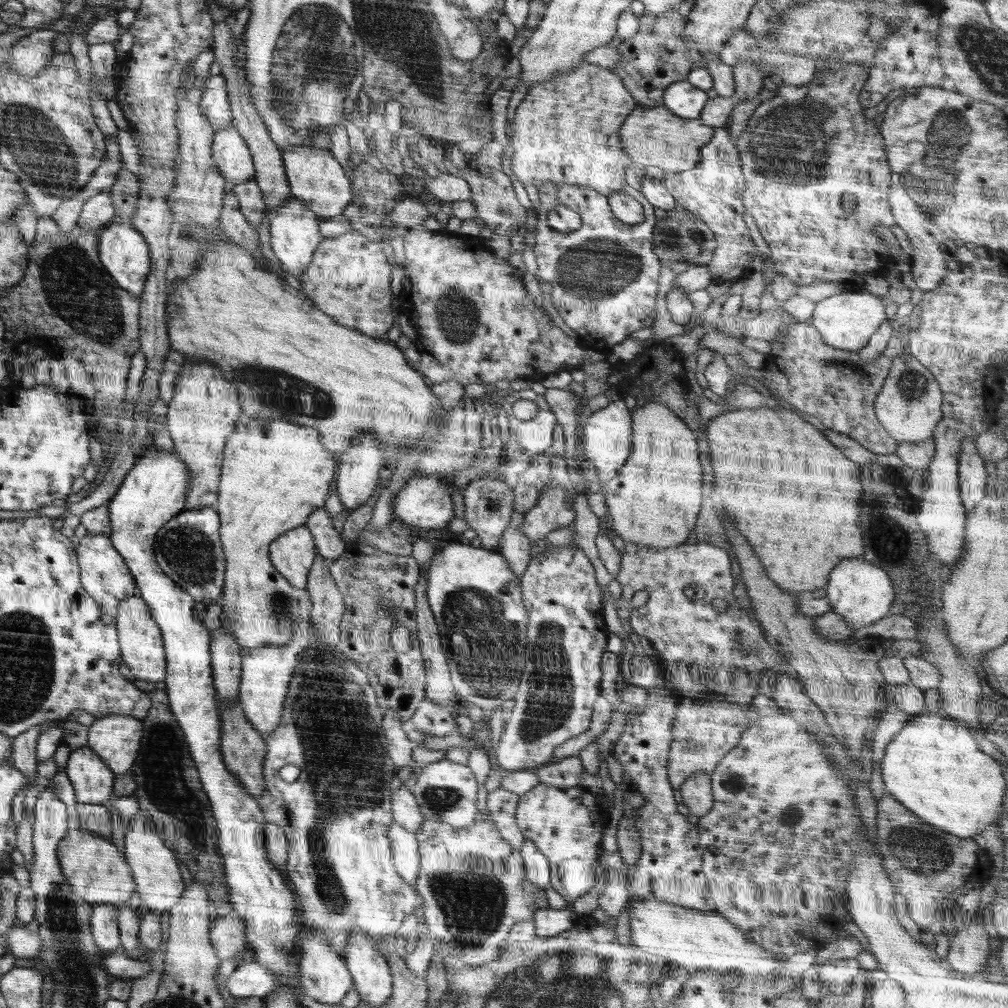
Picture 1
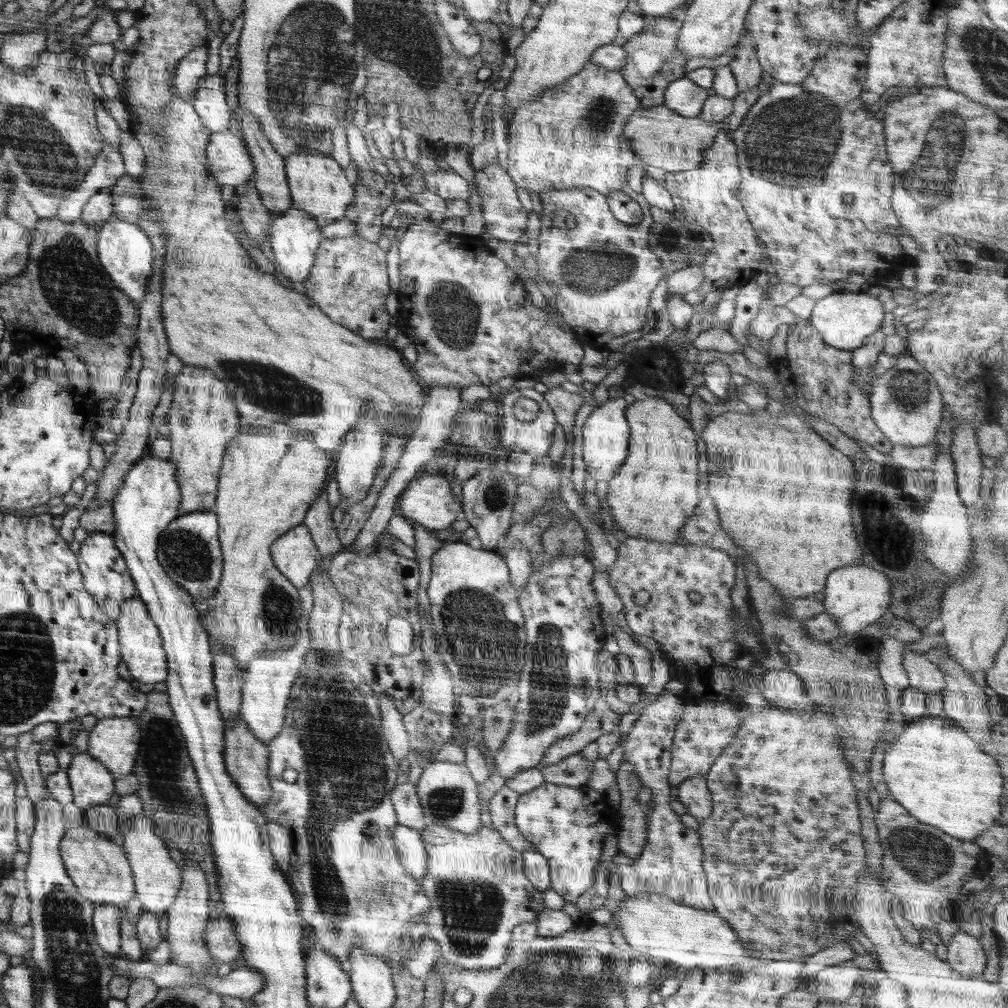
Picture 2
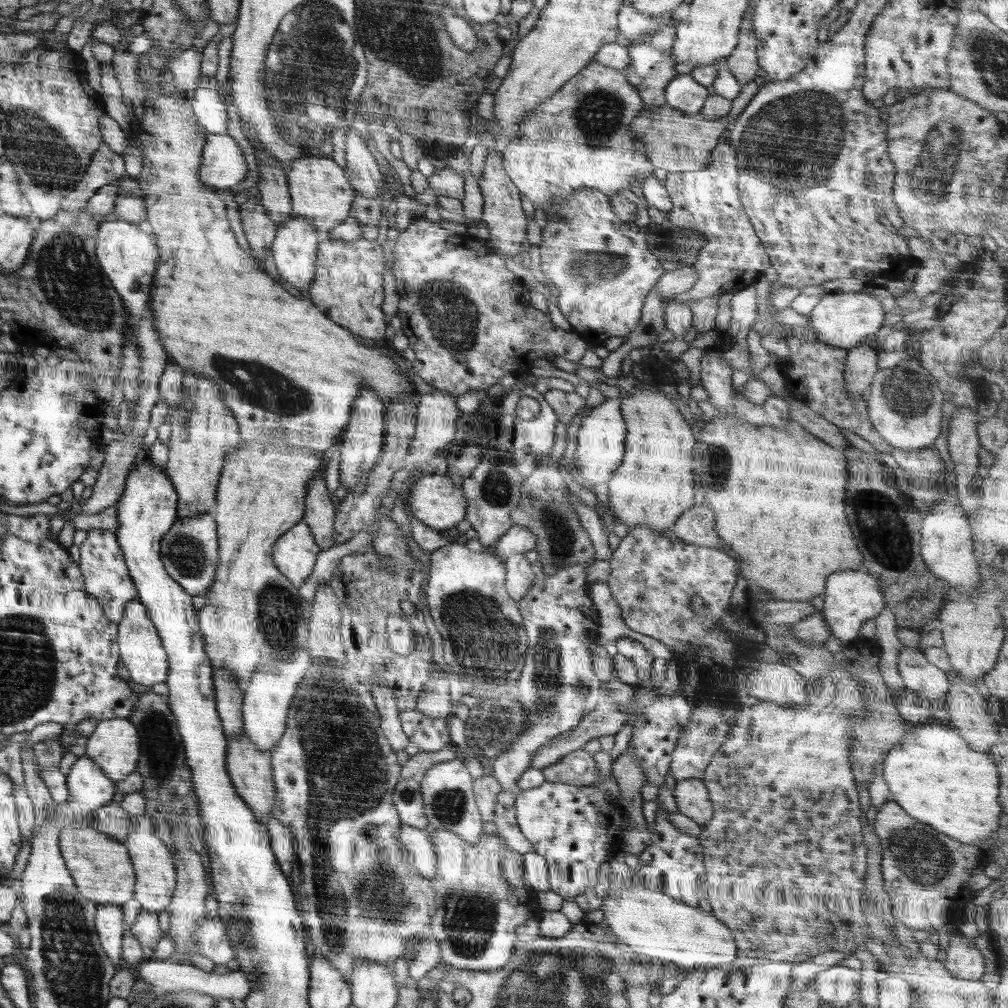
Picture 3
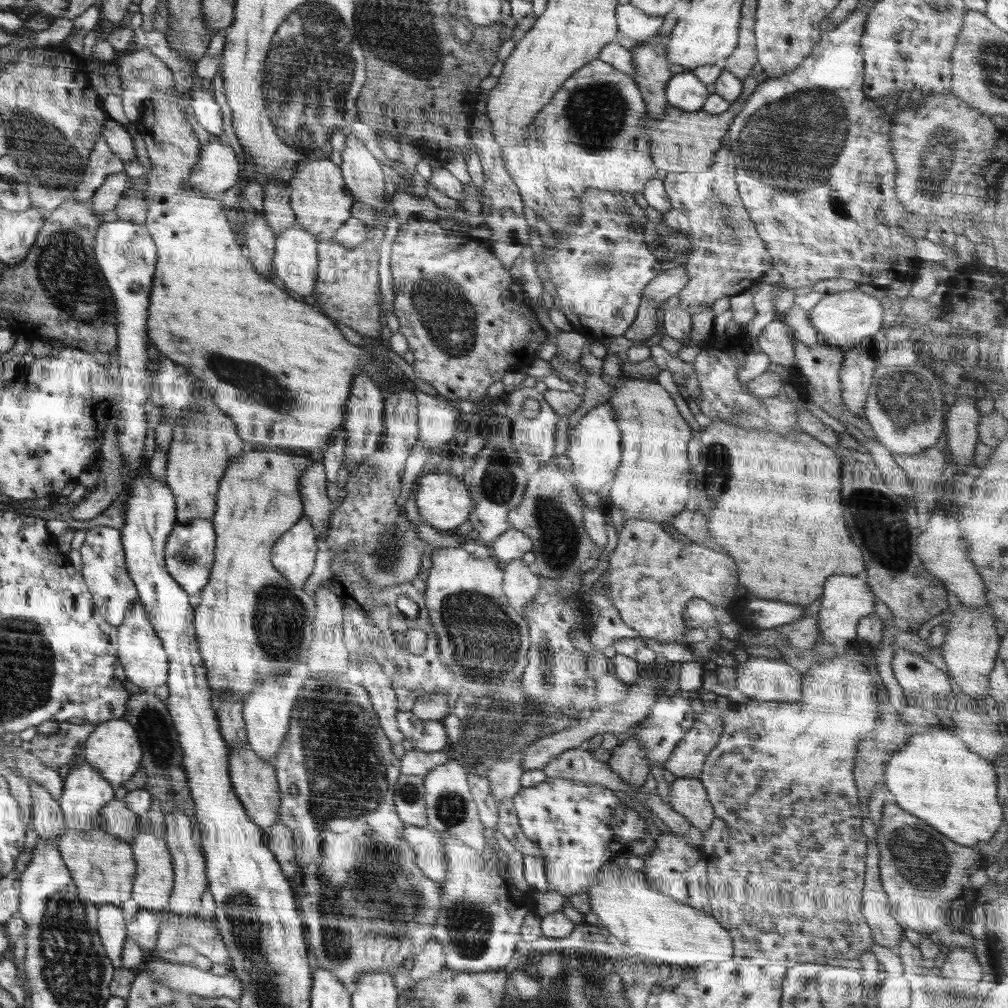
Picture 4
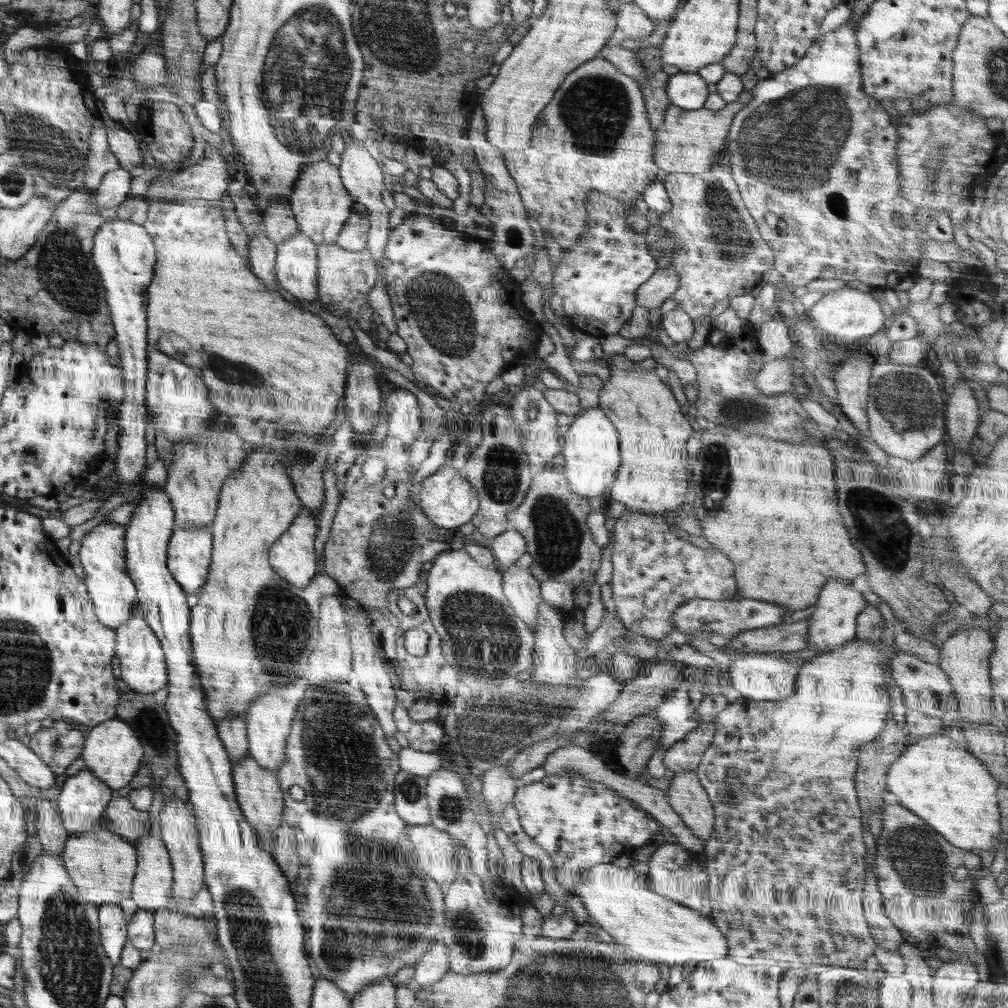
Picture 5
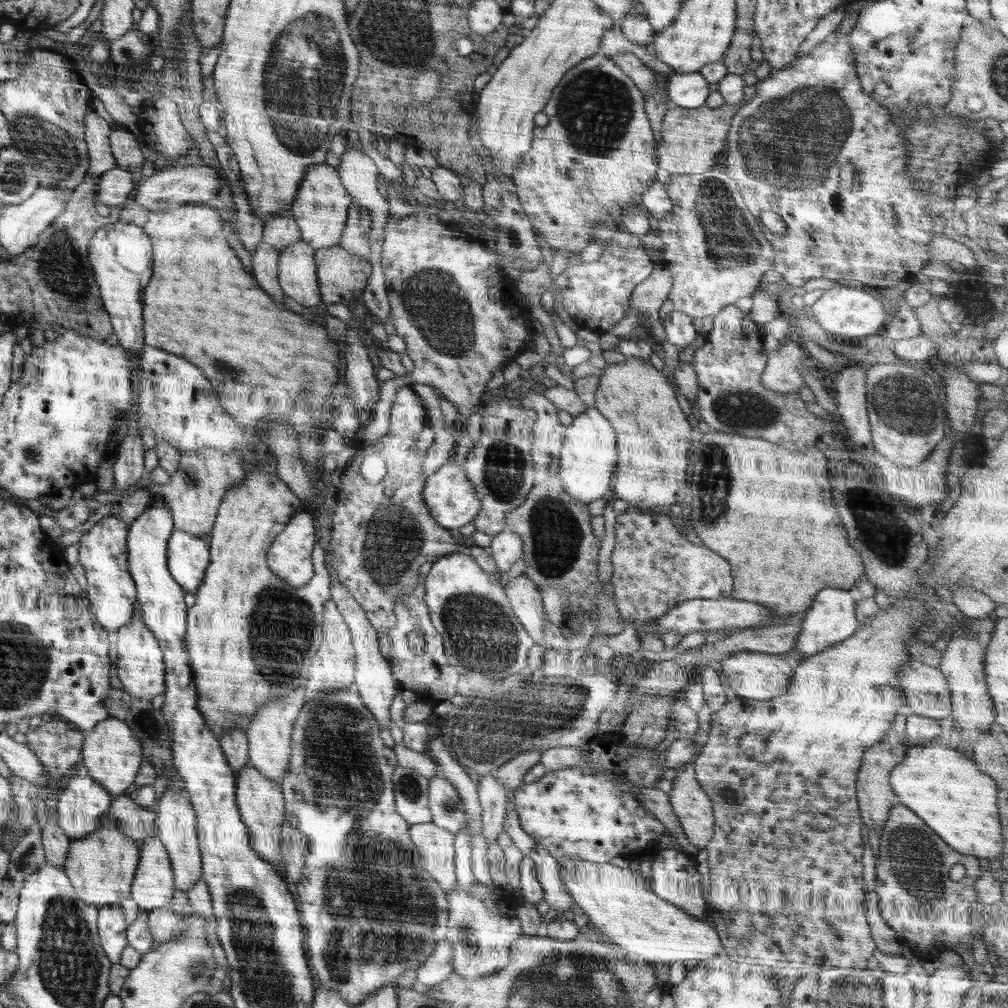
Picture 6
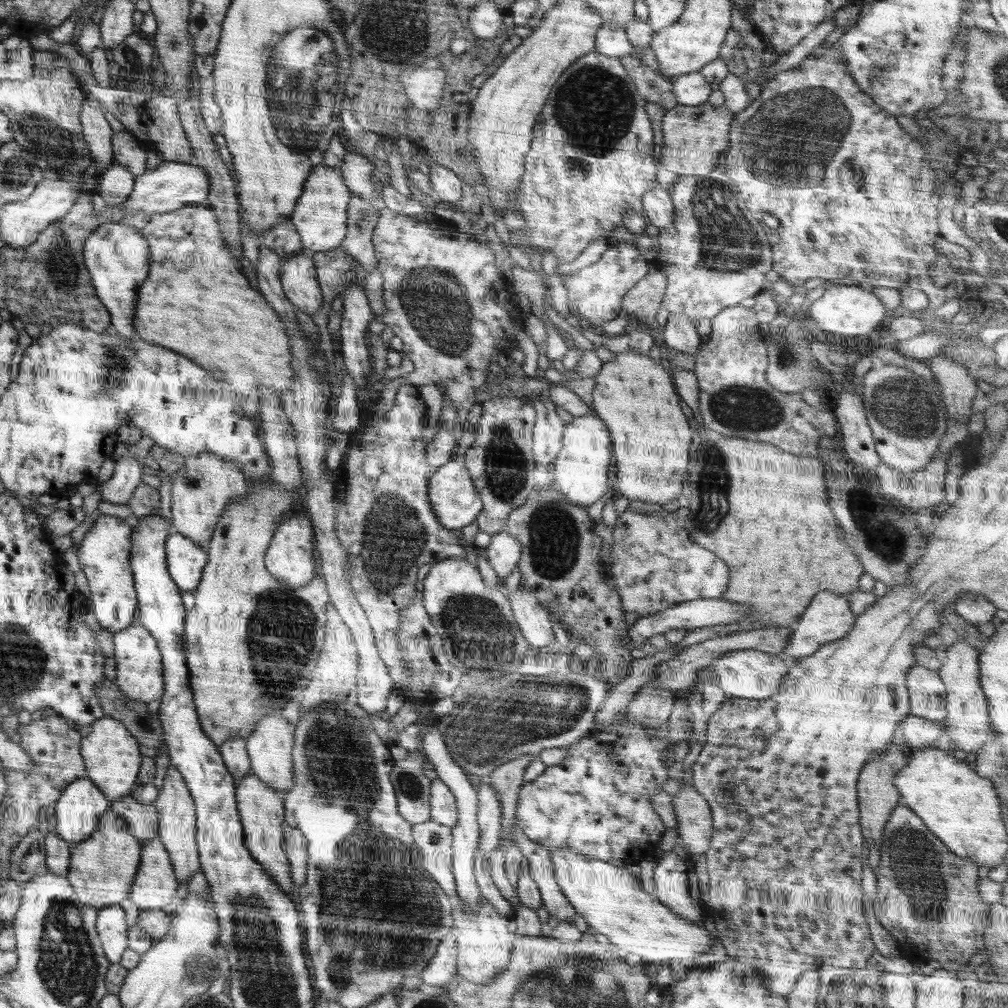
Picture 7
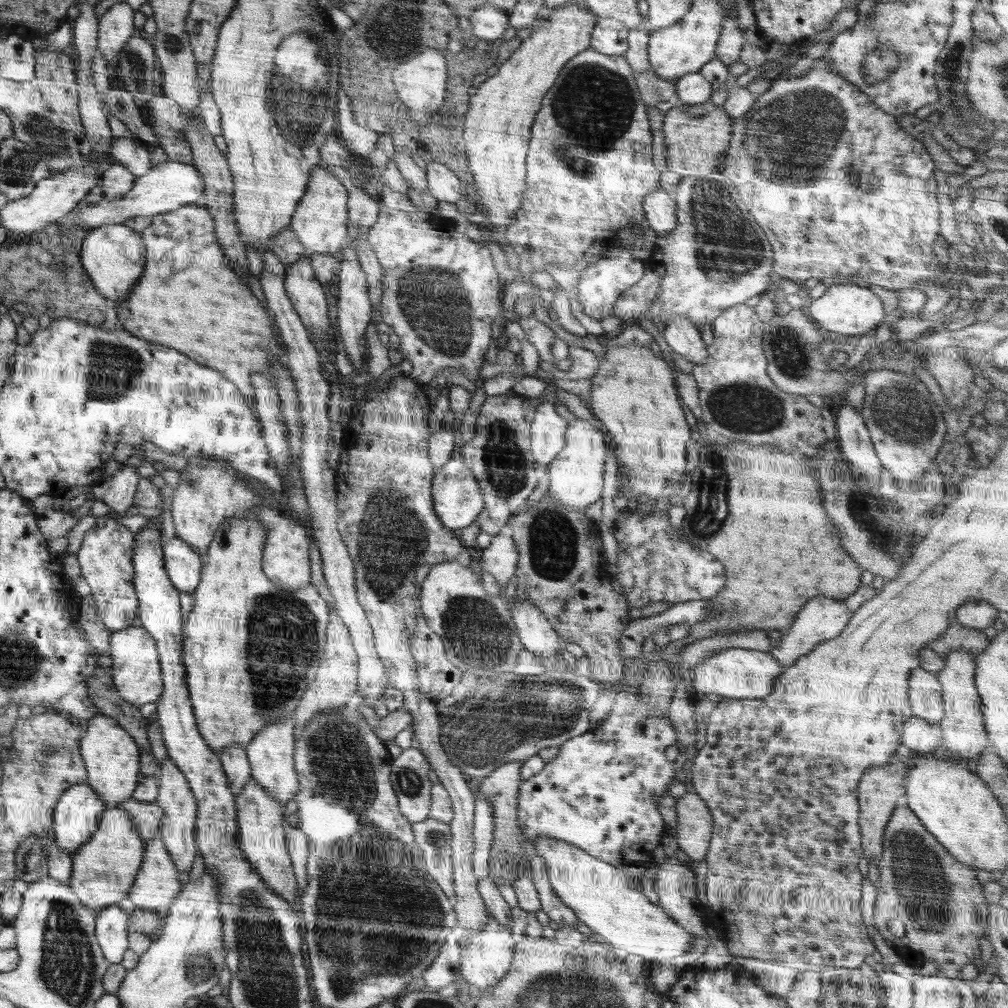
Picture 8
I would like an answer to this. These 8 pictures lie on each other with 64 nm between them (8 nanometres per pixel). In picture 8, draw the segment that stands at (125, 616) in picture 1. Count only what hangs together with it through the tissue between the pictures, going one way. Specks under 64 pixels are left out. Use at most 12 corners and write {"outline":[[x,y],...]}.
{"outline":[[136,624],[112,632],[115,687],[137,707],[163,691],[155,640]]}

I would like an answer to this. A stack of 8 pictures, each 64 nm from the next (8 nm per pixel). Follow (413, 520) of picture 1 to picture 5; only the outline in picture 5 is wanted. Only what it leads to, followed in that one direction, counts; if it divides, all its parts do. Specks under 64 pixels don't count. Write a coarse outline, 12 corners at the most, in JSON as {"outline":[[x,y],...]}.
{"outline":[[449,463],[419,485],[417,504],[442,530],[480,510],[478,496]]}

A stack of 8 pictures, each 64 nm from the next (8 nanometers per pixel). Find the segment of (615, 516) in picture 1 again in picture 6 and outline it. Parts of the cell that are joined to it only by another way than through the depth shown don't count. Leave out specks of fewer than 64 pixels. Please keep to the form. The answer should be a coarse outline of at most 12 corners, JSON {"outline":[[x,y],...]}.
{"outline":[[647,359],[607,365],[611,499],[682,503],[692,428]]}

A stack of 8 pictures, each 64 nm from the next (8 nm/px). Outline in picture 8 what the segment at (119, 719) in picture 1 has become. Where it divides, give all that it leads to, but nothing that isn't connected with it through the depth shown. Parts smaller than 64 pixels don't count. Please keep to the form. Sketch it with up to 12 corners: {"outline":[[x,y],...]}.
{"outline":[[117,720],[85,723],[88,784],[110,806],[132,798],[141,749]]}

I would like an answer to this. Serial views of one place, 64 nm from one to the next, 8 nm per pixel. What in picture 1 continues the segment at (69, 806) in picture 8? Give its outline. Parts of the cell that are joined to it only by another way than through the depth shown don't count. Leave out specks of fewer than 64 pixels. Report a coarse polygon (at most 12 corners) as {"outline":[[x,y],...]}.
{"outline":[[90,747],[71,751],[64,772],[78,803],[110,798],[114,774]]}

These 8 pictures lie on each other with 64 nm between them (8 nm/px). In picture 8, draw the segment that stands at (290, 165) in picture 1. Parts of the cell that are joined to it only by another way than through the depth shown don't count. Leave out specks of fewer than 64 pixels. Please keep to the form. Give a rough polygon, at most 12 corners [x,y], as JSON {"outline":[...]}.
{"outline":[[318,166],[290,224],[311,254],[348,240],[347,188]]}

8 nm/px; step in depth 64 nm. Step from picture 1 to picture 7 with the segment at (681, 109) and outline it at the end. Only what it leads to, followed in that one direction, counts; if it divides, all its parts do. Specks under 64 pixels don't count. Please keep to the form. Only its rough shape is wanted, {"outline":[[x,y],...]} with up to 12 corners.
{"outline":[[699,71],[672,79],[678,105],[704,104],[711,85]]}

